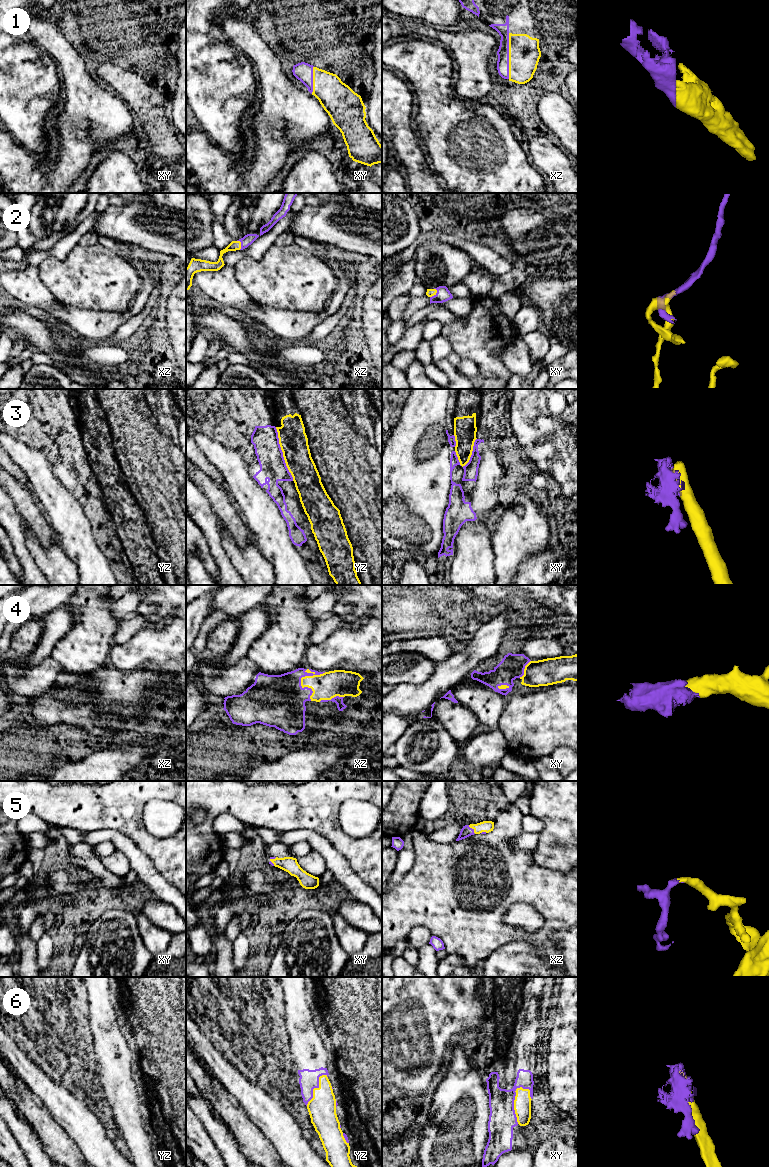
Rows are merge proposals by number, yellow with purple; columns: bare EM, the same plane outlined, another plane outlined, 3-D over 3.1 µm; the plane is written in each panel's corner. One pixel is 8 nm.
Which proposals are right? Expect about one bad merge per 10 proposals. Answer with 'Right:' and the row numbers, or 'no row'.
Right: 1, 2, 4, 5, 6

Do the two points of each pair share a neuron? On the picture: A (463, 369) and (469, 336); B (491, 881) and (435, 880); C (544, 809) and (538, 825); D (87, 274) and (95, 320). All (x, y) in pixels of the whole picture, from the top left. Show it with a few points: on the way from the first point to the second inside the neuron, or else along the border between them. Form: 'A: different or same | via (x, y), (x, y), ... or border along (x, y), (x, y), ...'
A: different | border along (461, 358), (471, 360), (477, 366), (479, 373)
B: same | via (477, 881), (449, 880)
C: different | border along (530, 814), (543, 823), (540, 832)
D: different | border along (70, 306), (114, 311), (116, 313)

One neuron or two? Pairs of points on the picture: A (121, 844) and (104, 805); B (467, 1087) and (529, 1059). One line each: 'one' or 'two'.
A: two
B: two

